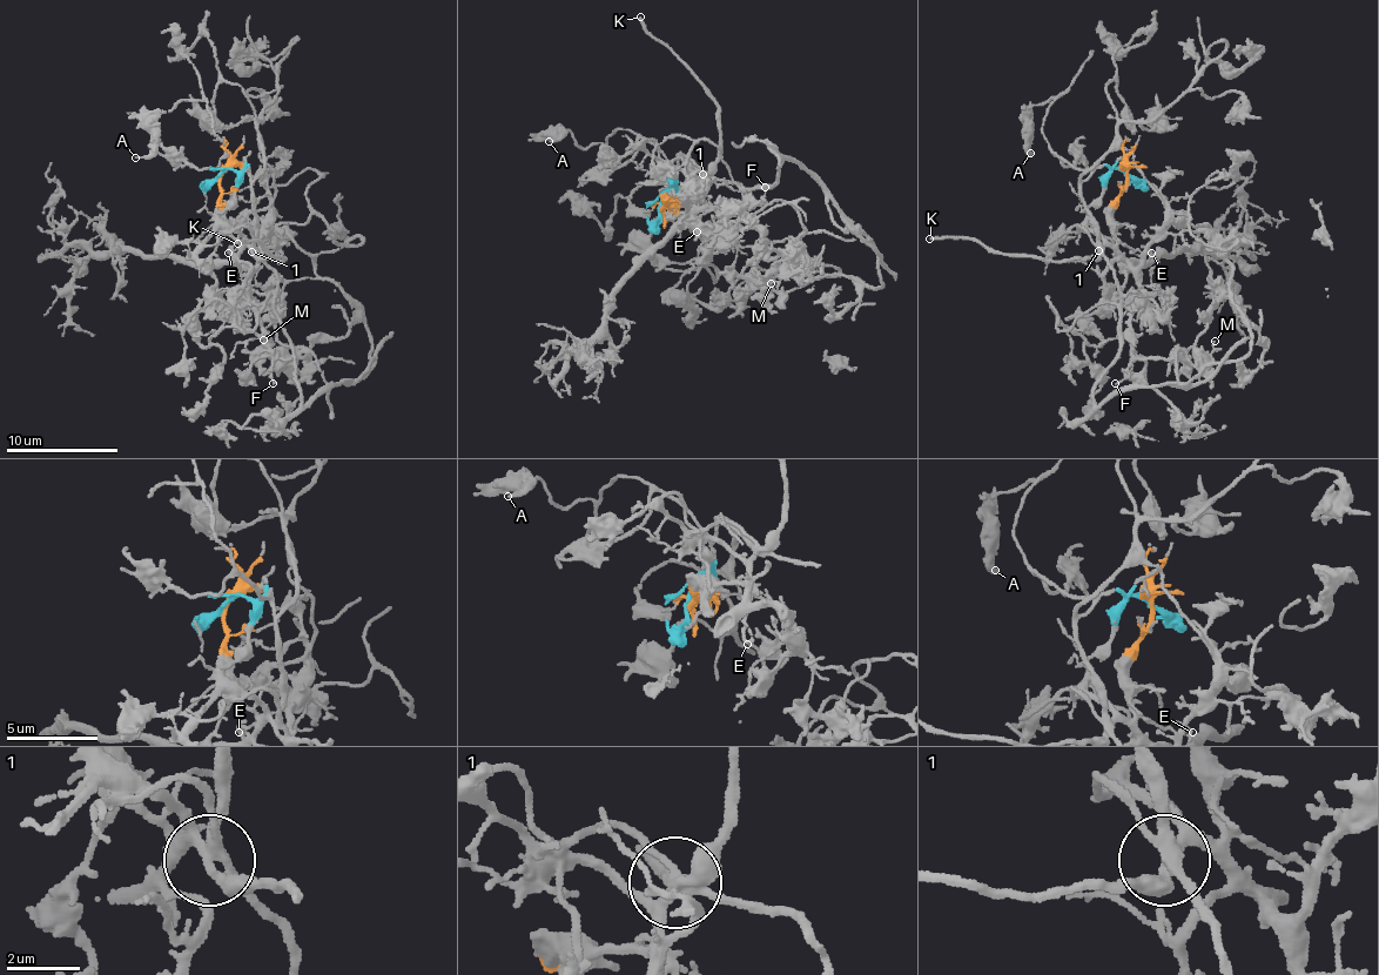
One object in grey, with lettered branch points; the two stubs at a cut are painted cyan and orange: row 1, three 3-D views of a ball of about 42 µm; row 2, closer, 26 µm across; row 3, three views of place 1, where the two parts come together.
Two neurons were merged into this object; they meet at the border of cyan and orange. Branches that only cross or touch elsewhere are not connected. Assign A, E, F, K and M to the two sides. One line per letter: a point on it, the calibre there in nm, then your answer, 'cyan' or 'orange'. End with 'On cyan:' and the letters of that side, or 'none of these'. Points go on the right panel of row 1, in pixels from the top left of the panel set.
A: at (1030, 153); 160 nm thick; cyan
E: at (1151, 253); 240 nm thick; orange
F: at (1115, 383); 120 nm thick; orange
K: at (929, 239); 220 nm thick; orange
M: at (1215, 341); 90 nm thick; cyan
On cyan: A, M

